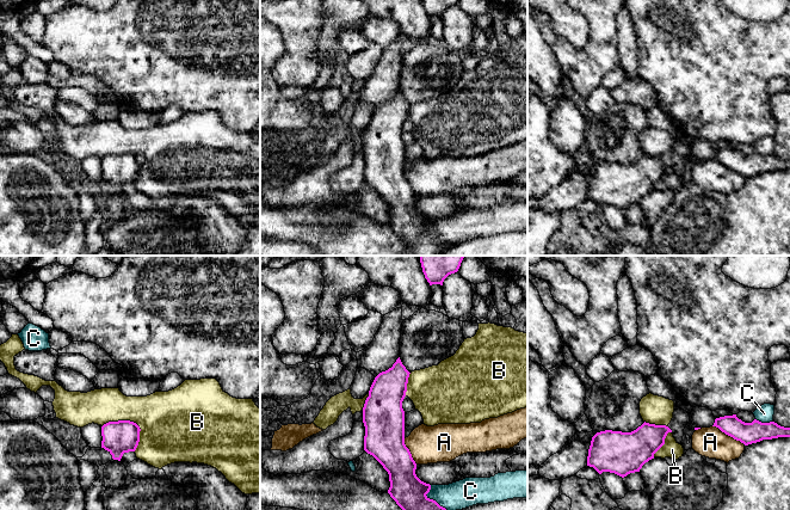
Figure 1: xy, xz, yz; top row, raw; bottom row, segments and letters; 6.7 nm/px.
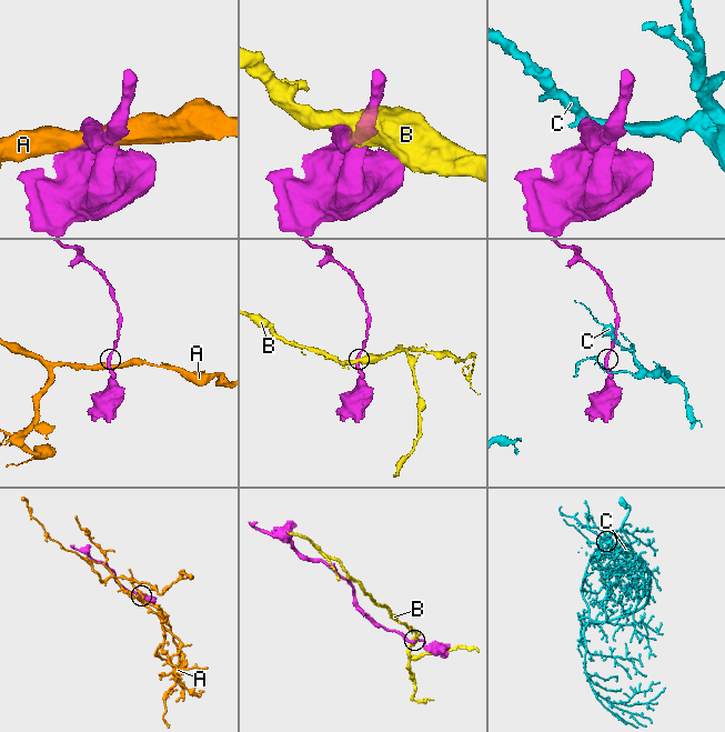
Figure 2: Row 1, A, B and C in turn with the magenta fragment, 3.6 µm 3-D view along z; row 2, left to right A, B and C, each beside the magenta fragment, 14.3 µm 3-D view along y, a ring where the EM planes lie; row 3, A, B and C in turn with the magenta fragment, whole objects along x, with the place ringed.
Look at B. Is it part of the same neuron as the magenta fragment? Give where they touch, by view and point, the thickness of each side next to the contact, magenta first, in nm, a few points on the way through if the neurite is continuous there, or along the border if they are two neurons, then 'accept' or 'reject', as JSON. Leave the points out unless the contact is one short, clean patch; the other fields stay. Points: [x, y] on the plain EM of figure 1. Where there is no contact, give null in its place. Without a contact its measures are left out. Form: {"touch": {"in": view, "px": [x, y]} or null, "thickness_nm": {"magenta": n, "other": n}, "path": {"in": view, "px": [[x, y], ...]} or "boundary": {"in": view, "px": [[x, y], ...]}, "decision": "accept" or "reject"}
{"touch": {"in": "xy", "px": [131, 154]}, "thickness_nm": {"magenta": 220, "other": 400}, "decision": "reject"}

